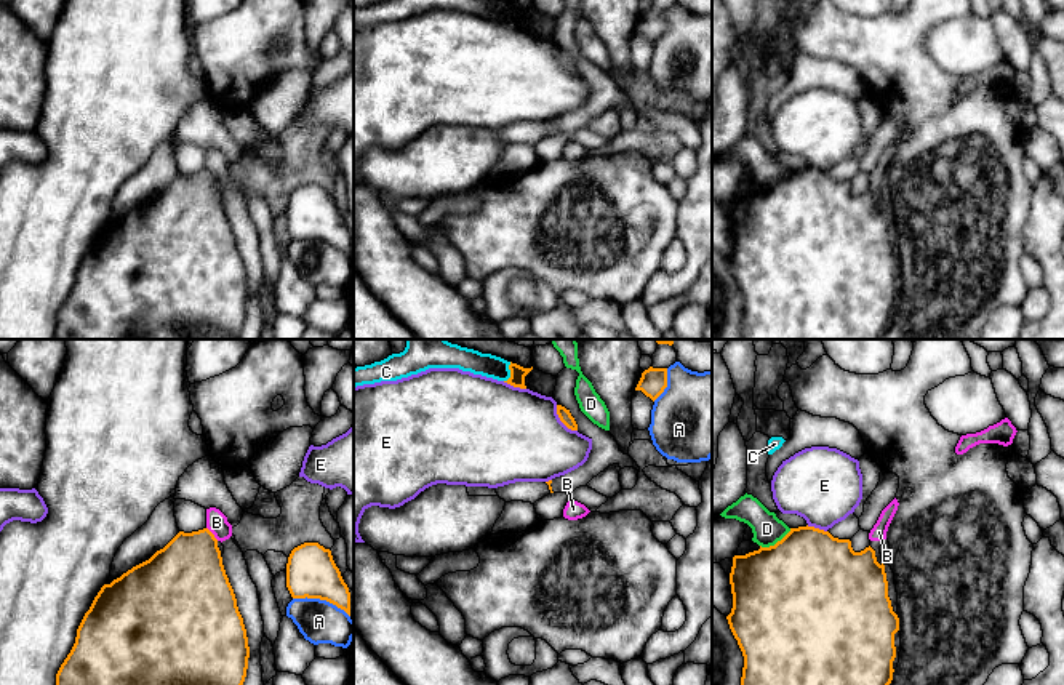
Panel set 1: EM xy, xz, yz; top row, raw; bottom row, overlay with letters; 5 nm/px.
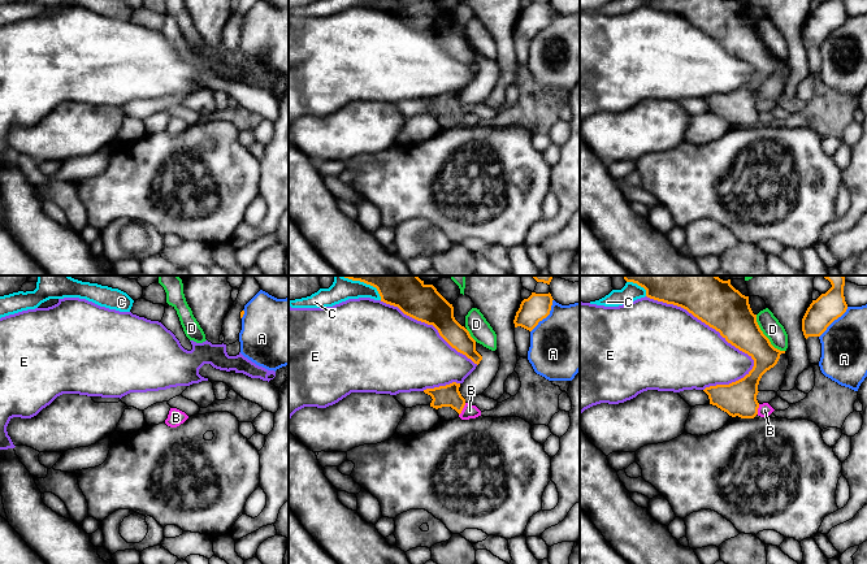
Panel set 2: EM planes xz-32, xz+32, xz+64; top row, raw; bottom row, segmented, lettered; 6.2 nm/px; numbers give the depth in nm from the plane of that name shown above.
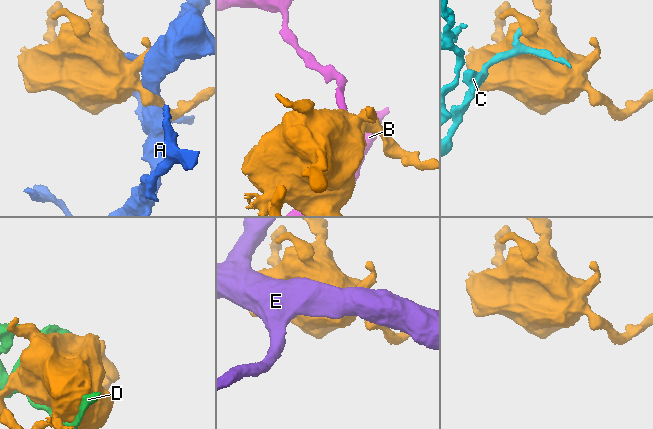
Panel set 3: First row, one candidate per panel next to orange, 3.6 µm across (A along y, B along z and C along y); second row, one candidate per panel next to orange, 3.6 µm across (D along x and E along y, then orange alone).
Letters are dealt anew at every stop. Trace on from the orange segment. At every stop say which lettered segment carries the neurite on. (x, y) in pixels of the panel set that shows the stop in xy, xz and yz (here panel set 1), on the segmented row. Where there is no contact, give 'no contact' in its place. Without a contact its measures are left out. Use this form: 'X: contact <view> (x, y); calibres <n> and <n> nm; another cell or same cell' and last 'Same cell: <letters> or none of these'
A: contact xy (322, 599); calibres 260 and 220 nm; another cell
B: contact xy (212, 533); calibres 380 and 110 nm; another cell
C: contact xz (511, 372); calibres 80 and 120 nm; another cell
D: contact yz (776, 543); calibres 500 and 150 nm; another cell
E: contact xz (562, 421); calibres 70 and 460 nm; another cell
Same cell: none of these

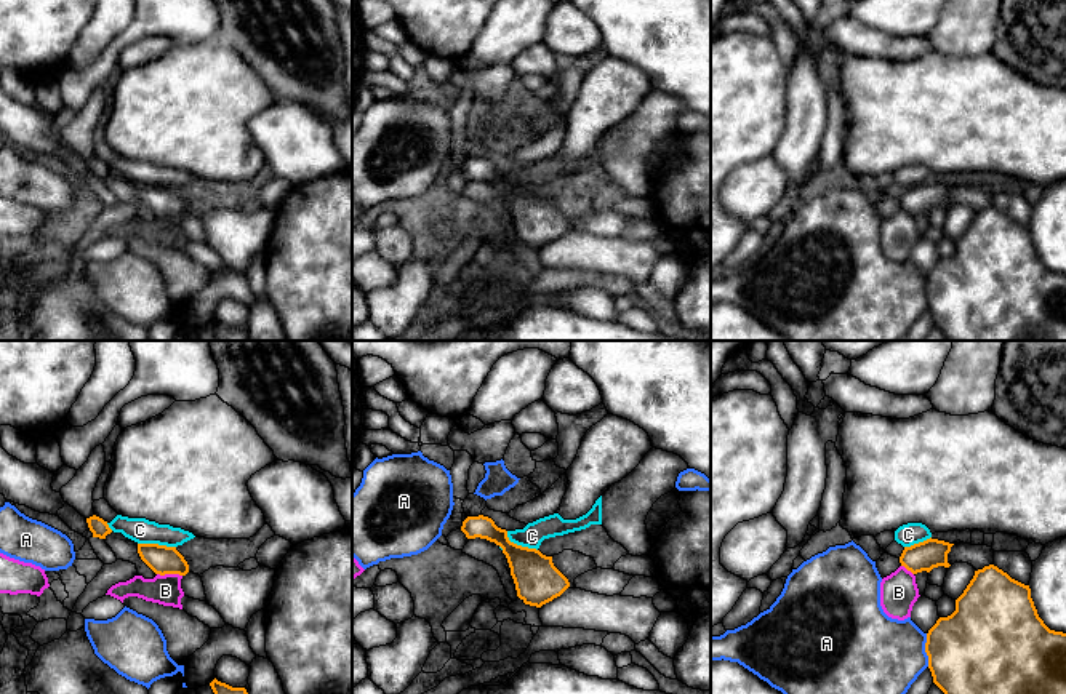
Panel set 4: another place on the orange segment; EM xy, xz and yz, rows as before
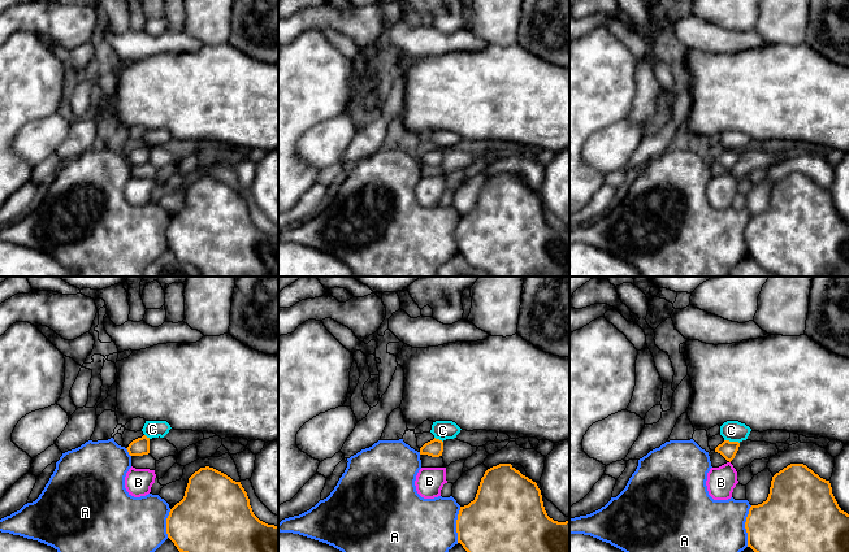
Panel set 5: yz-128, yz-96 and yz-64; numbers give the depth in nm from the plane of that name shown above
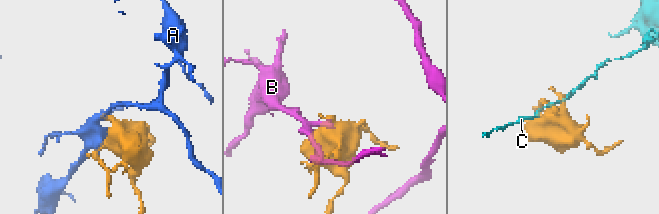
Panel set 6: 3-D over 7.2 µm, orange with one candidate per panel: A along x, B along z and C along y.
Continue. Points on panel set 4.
A: contact yz (925, 650); calibres 440 and 400 nm; another cell
B: contact xy (170, 573); calibres 150 and 150 nm; another cell
C: contact xy (157, 544); calibres 150 and 130 nm; another cell
Same cell: none of these

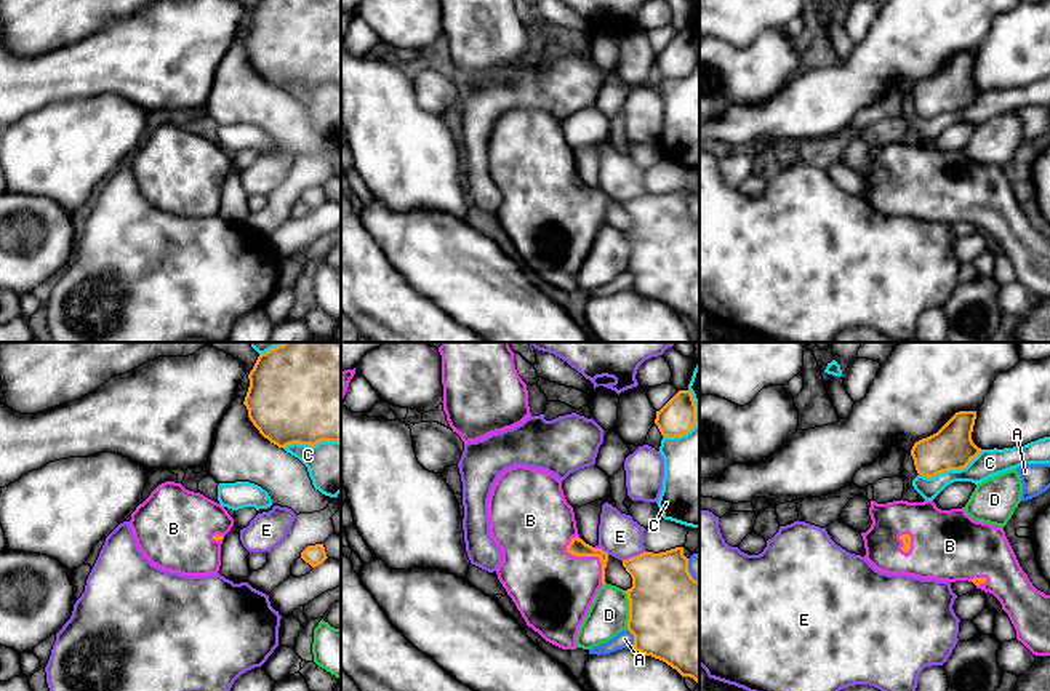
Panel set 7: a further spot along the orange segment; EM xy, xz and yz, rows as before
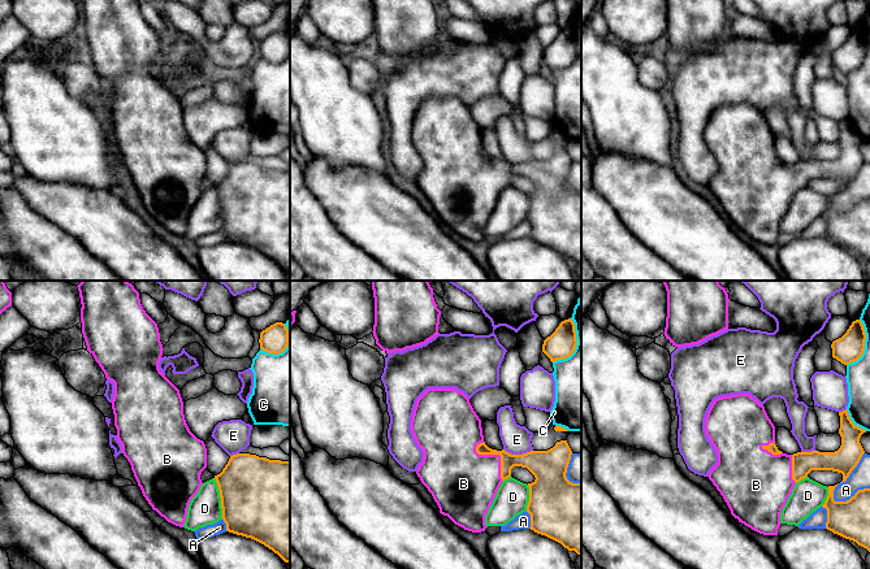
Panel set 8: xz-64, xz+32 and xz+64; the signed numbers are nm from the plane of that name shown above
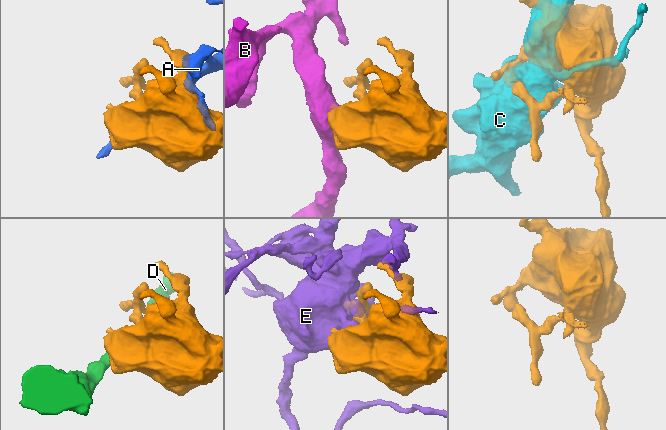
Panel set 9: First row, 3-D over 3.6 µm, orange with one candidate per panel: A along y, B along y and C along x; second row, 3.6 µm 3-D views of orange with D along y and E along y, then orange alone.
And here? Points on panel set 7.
A: contact xz (634, 639); calibres 440 and 90 nm; another cell
B: contact xz (589, 555); calibres 90 and 400 nm; same cell
C: contact yz (951, 469); calibres 220 and 140 nm; another cell
D: contact xz (629, 610); calibres 440 and 200 nm; another cell
E: contact xz (633, 557); calibres 340 and 220 nm; another cell
Same cell: B

